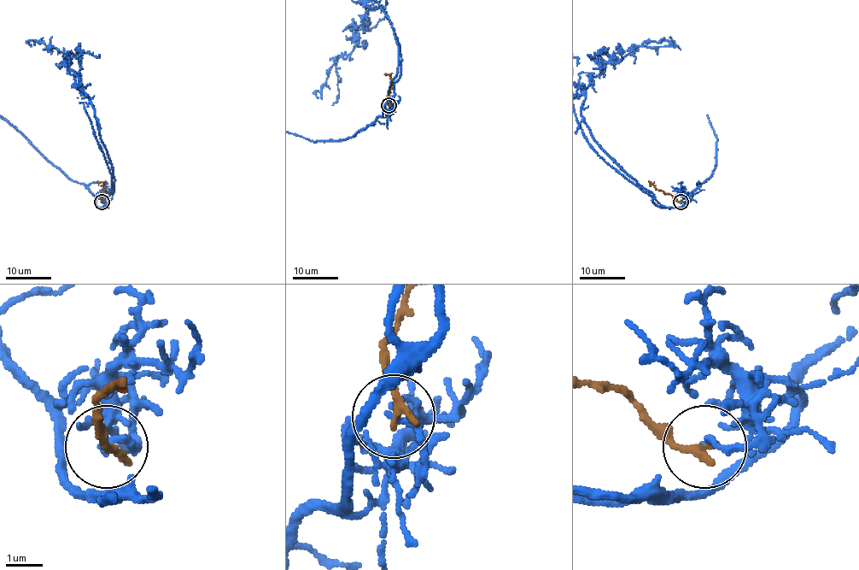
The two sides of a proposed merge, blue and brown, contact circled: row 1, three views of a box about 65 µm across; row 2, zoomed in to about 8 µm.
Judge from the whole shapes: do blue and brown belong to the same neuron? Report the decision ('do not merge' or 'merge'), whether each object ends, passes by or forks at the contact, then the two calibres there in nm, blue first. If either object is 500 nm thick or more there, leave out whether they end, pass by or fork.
do not merge | blue ends | brown ends | 170/260 nm

